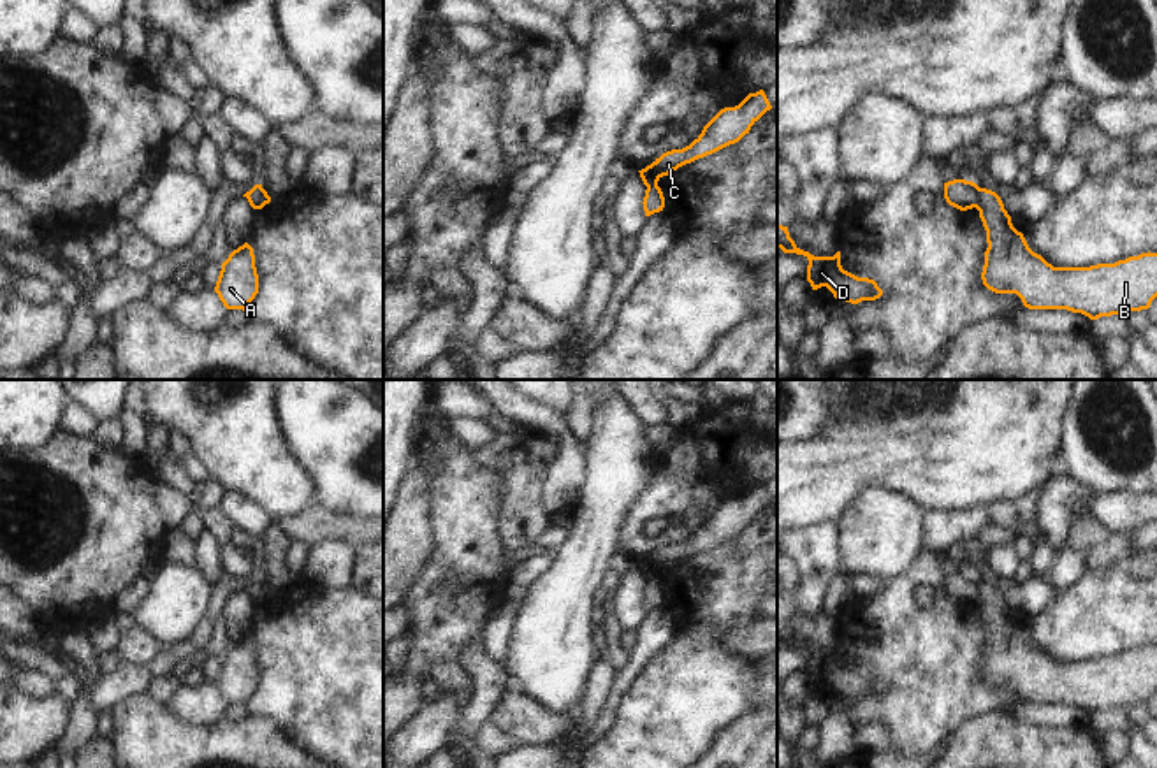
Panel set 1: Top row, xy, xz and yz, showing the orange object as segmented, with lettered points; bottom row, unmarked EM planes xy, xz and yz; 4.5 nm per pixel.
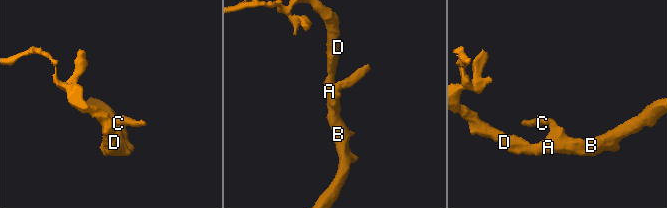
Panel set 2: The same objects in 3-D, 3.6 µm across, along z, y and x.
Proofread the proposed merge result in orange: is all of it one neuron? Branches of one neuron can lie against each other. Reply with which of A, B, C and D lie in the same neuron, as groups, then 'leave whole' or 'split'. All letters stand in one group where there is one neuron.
A B D / C | split

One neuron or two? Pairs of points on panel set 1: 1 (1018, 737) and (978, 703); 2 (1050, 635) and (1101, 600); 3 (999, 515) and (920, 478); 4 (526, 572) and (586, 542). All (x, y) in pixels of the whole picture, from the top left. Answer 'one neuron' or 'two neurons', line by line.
1: two neurons
2: one neuron
3: two neurons
4: two neurons

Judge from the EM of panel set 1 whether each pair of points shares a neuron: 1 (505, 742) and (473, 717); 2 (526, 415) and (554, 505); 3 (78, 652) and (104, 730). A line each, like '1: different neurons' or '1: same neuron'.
1: different neurons
2: same neuron
3: different neurons

